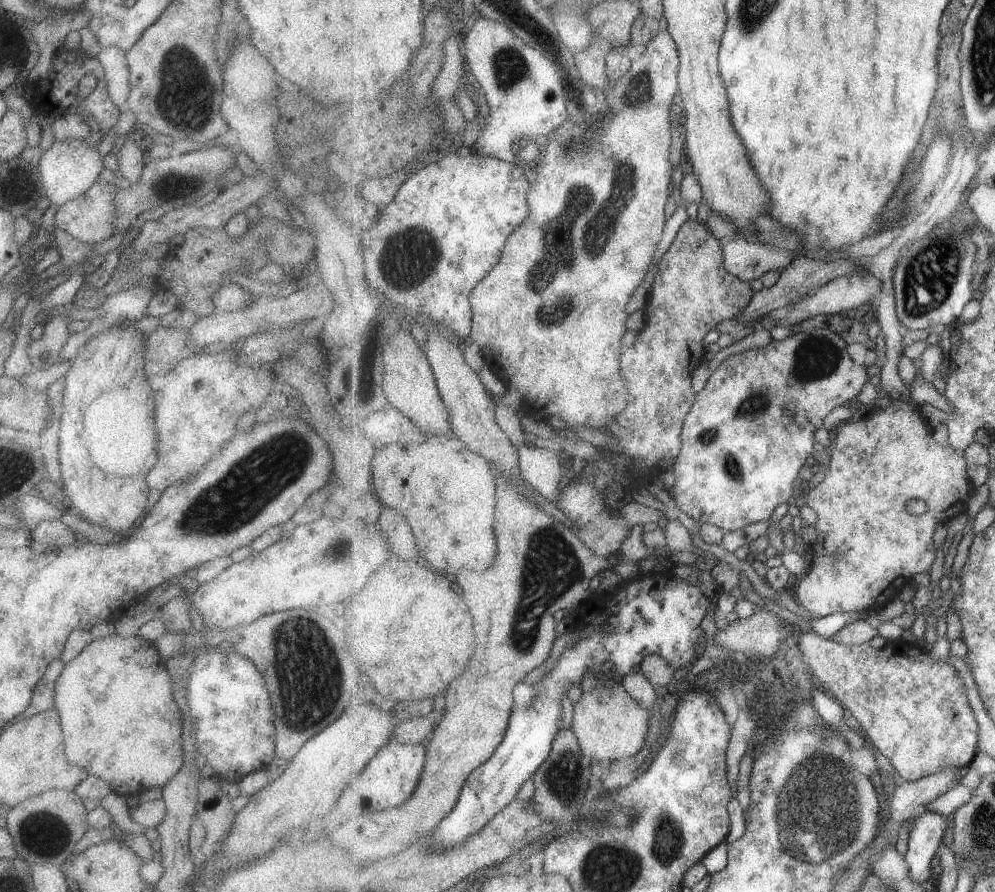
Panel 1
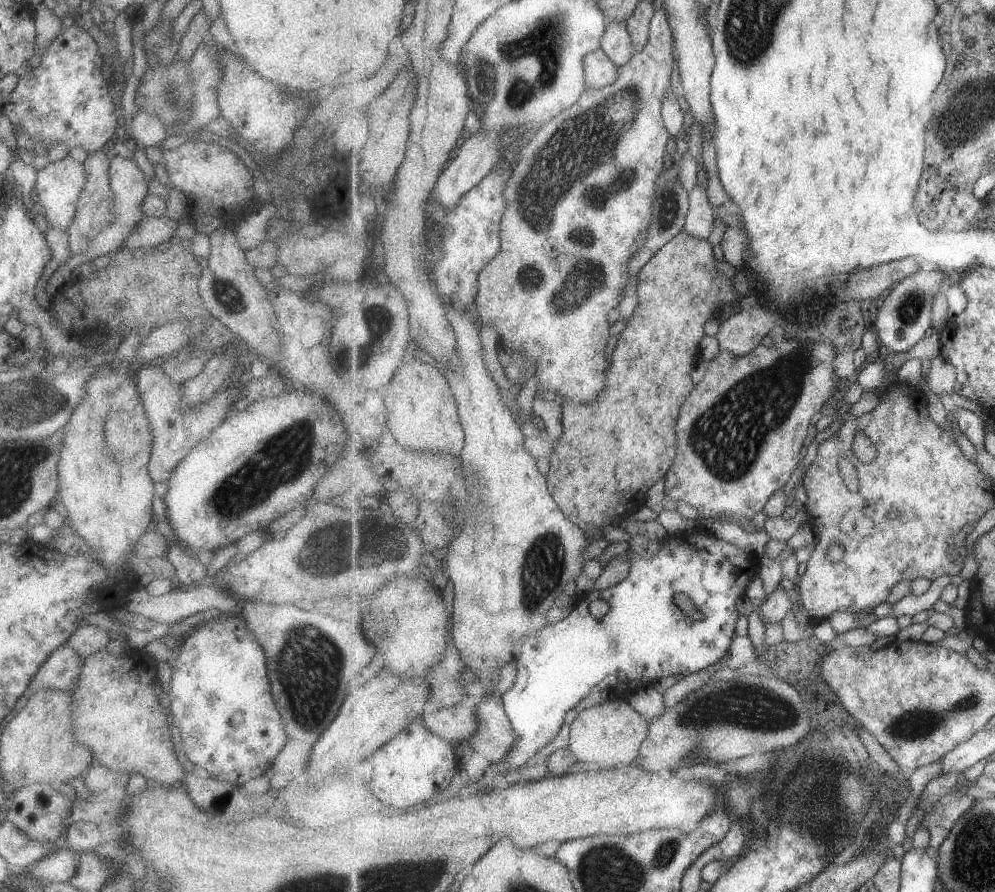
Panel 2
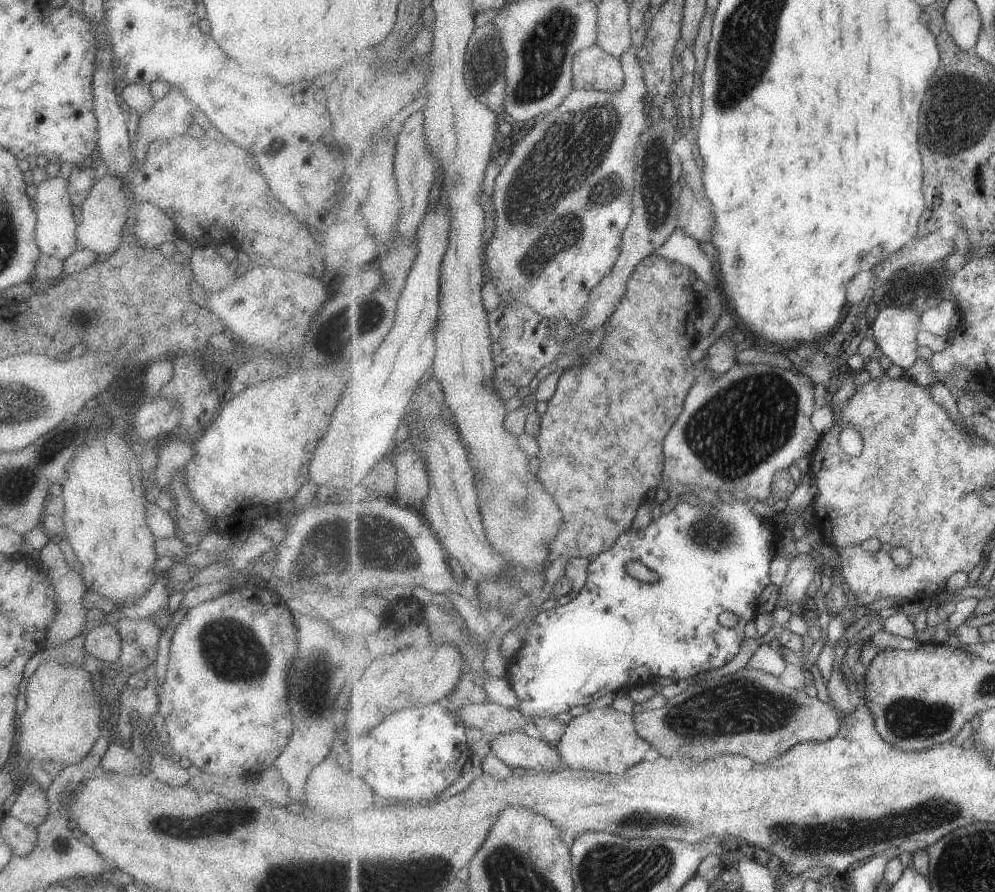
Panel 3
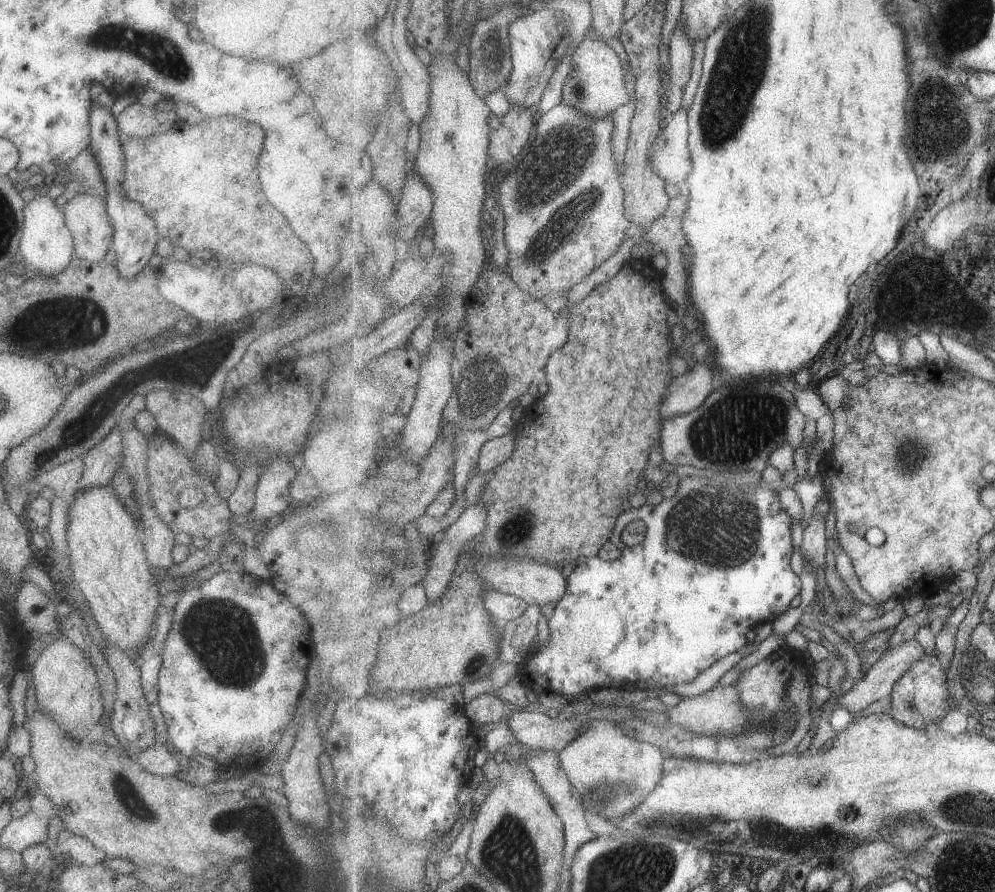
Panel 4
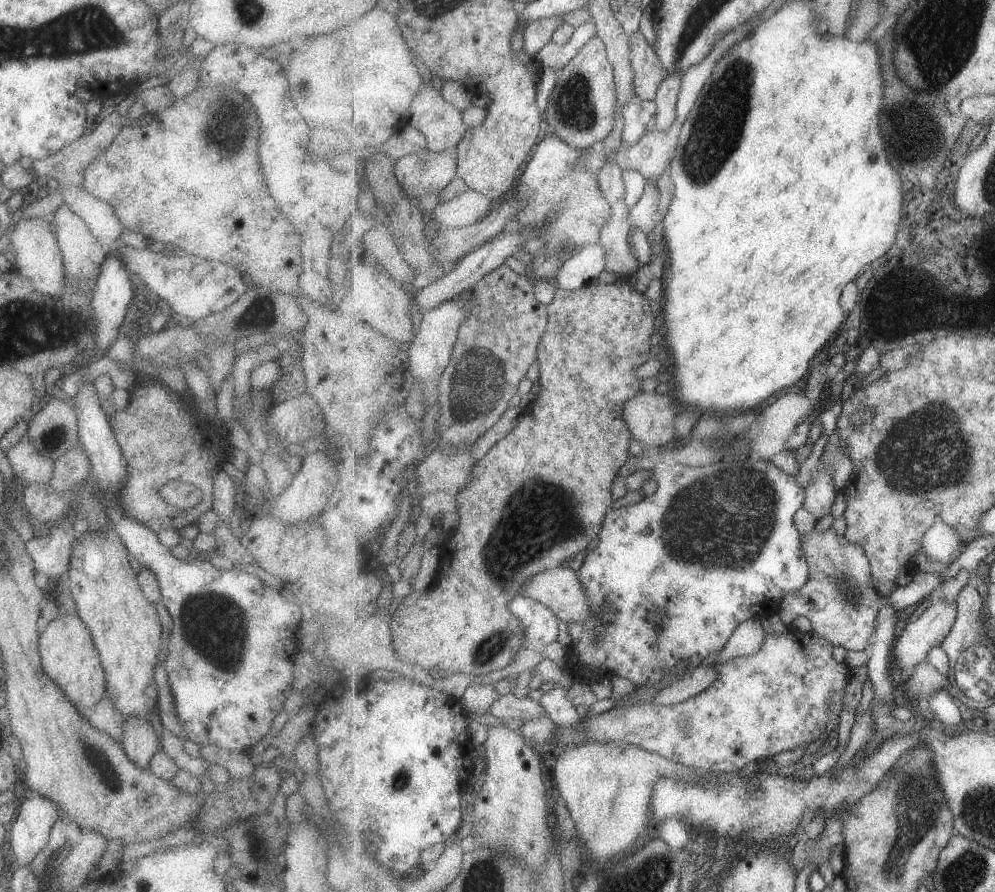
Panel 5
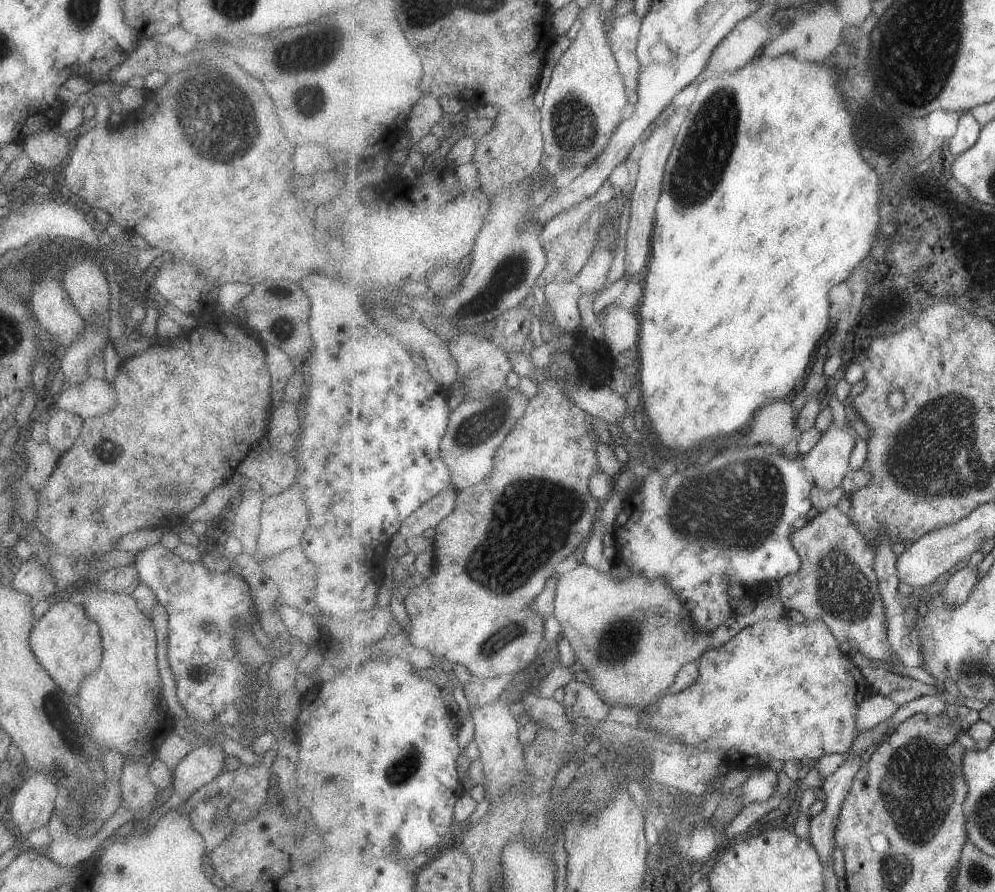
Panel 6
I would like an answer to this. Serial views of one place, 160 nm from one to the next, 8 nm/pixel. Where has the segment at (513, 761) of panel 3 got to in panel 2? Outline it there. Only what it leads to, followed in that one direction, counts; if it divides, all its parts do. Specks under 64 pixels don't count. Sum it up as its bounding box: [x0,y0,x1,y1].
[469,695,516,763]

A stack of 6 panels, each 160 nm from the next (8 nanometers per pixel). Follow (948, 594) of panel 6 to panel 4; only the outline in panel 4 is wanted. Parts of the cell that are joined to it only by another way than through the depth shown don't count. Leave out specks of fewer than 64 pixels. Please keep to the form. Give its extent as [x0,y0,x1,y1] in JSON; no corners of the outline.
[836,638,926,715]

